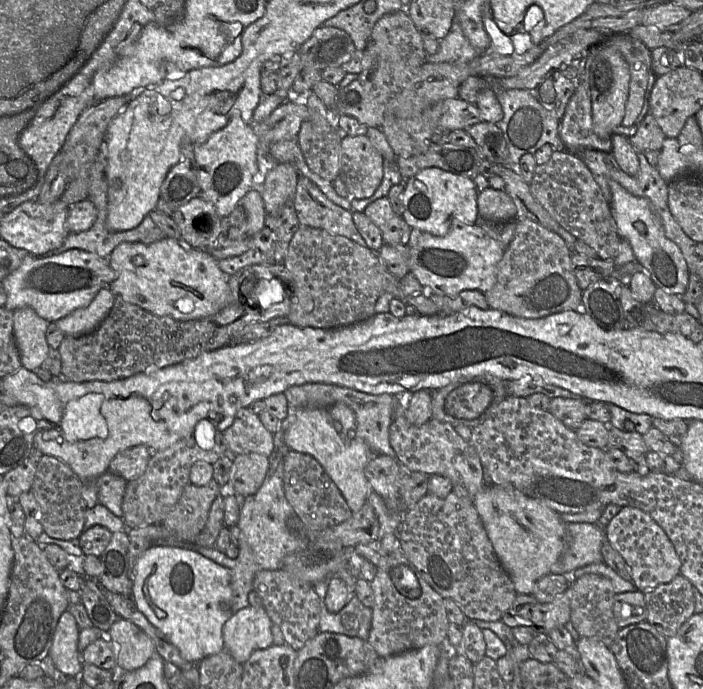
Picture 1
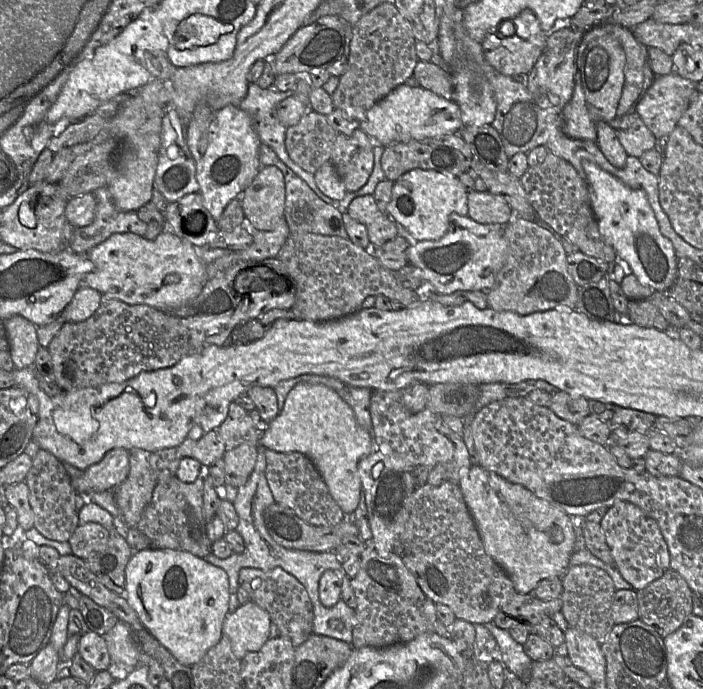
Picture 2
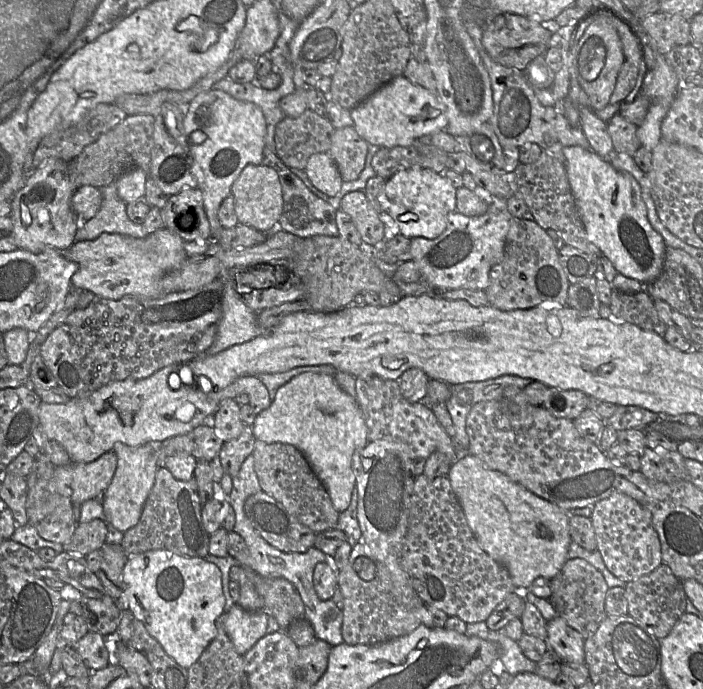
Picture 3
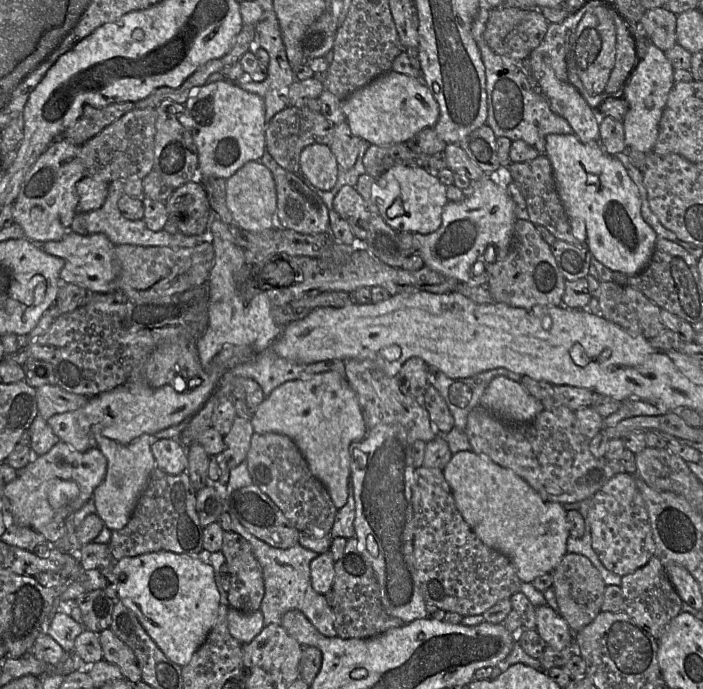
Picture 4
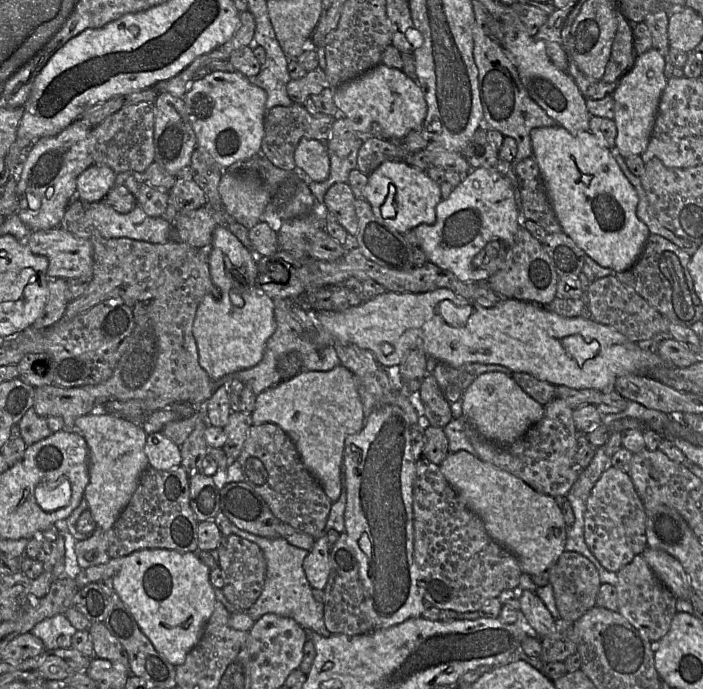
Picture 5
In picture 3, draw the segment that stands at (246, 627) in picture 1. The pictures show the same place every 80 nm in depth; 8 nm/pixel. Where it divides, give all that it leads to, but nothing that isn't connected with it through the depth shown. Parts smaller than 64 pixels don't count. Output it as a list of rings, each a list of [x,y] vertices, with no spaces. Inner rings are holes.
[[[236,604],[225,615],[224,629],[240,655],[245,655],[268,633],[268,616],[263,610],[248,611]]]

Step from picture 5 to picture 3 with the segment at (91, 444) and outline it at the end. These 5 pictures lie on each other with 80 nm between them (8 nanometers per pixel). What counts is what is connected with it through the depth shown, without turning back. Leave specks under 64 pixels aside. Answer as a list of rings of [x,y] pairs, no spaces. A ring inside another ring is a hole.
[[[115,443],[113,446],[112,451],[117,456],[117,467],[111,483],[100,500],[106,516],[106,523],[110,523],[121,532],[125,532],[135,526],[141,517],[158,469],[157,445],[147,443],[128,446],[123,443]]]

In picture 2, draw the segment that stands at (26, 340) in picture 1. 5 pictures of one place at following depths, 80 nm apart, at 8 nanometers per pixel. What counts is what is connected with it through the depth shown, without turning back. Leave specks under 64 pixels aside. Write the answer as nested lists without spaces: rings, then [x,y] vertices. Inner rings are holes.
[[[20,315],[5,320],[5,330],[15,369],[33,366],[40,347],[37,329],[36,325]]]

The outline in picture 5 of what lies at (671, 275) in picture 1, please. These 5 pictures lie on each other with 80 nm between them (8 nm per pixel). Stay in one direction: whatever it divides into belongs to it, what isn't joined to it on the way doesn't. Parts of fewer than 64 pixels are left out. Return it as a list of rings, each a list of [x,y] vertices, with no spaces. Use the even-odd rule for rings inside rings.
[[[561,126],[552,127],[539,127],[535,128],[530,133],[531,144],[532,144],[532,156],[538,163],[541,176],[550,199],[553,210],[557,216],[559,223],[562,226],[563,233],[568,235],[573,241],[593,260],[603,267],[608,267],[616,272],[628,270],[634,265],[639,258],[643,247],[647,241],[647,238],[651,234],[648,226],[642,222],[636,214],[638,205],[638,195],[634,186],[626,178],[617,161],[613,156],[613,150],[606,147],[602,140],[595,136],[591,131],[584,131],[579,133],[571,133]]]

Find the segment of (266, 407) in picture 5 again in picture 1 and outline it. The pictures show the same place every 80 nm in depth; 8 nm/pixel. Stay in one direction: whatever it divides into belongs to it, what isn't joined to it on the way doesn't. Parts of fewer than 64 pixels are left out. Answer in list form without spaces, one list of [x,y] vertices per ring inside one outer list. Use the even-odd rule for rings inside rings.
[[[334,404],[330,408],[300,409],[285,431],[283,440],[292,451],[305,453],[316,459],[336,484],[352,512],[359,511],[371,492],[364,475],[364,467],[374,455],[367,443],[356,437],[356,419],[345,404]]]

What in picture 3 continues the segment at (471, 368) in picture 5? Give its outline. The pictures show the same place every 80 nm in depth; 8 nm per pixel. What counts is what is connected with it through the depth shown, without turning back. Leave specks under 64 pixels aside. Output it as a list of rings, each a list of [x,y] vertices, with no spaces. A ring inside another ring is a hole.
[[[503,375],[484,381],[450,385],[450,397],[446,406],[455,427],[456,446],[469,449],[466,420],[469,412],[477,403],[503,400],[505,388],[513,386],[523,390],[532,381],[535,380],[516,375]]]

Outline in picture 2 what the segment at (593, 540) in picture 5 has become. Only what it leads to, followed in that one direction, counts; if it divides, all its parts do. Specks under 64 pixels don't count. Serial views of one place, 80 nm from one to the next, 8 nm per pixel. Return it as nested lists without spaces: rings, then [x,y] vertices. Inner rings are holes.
[[[618,501],[607,508],[599,524],[611,551],[613,566],[635,591],[660,578],[670,568],[668,546],[657,522],[638,506]]]

